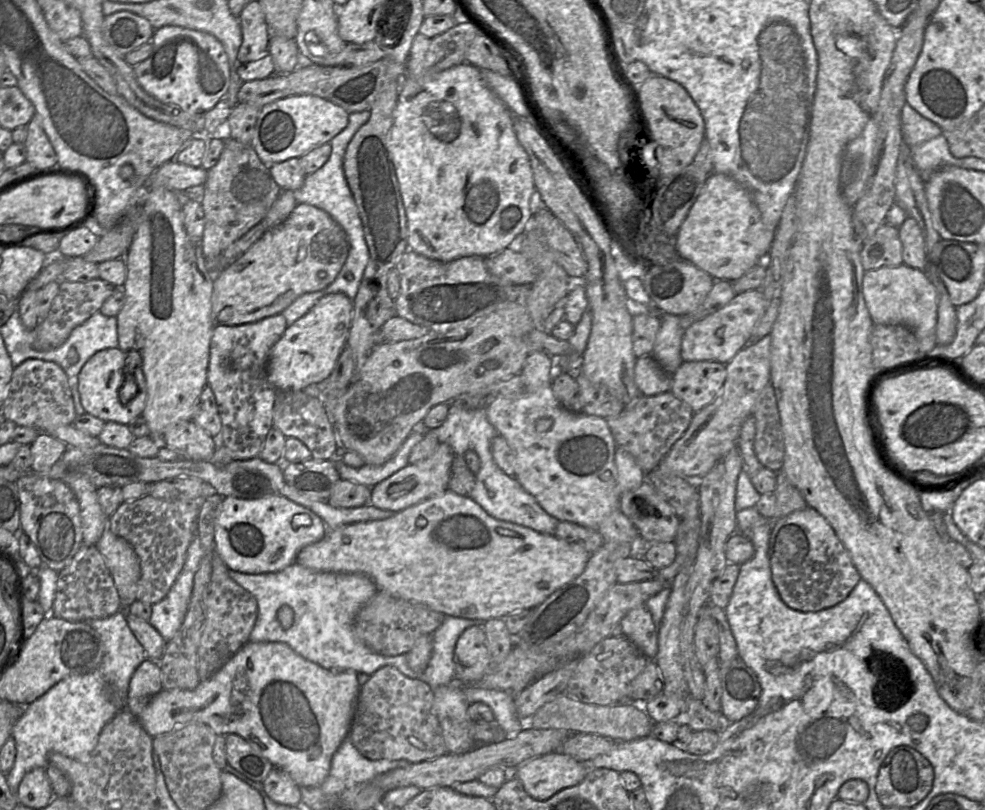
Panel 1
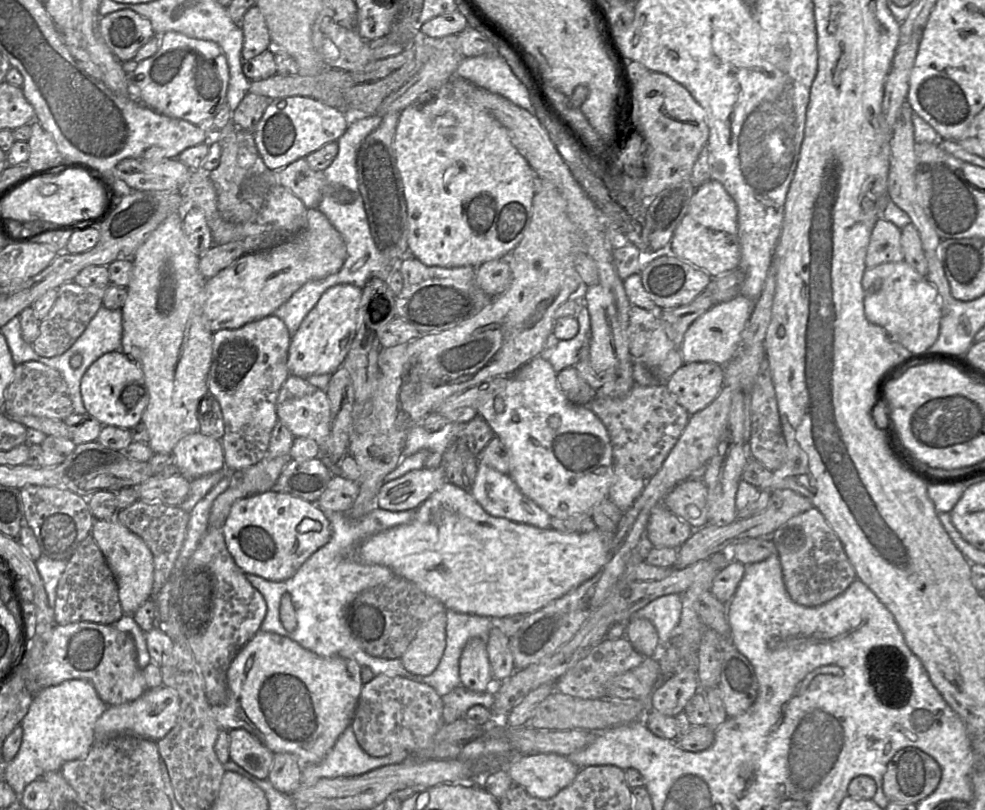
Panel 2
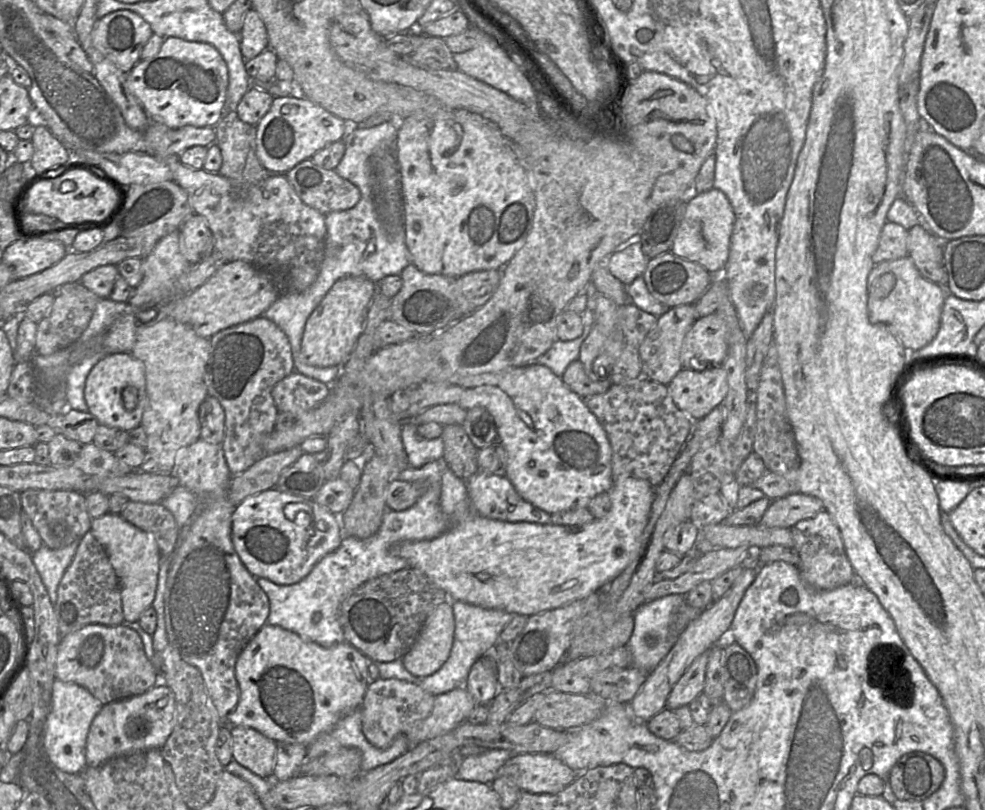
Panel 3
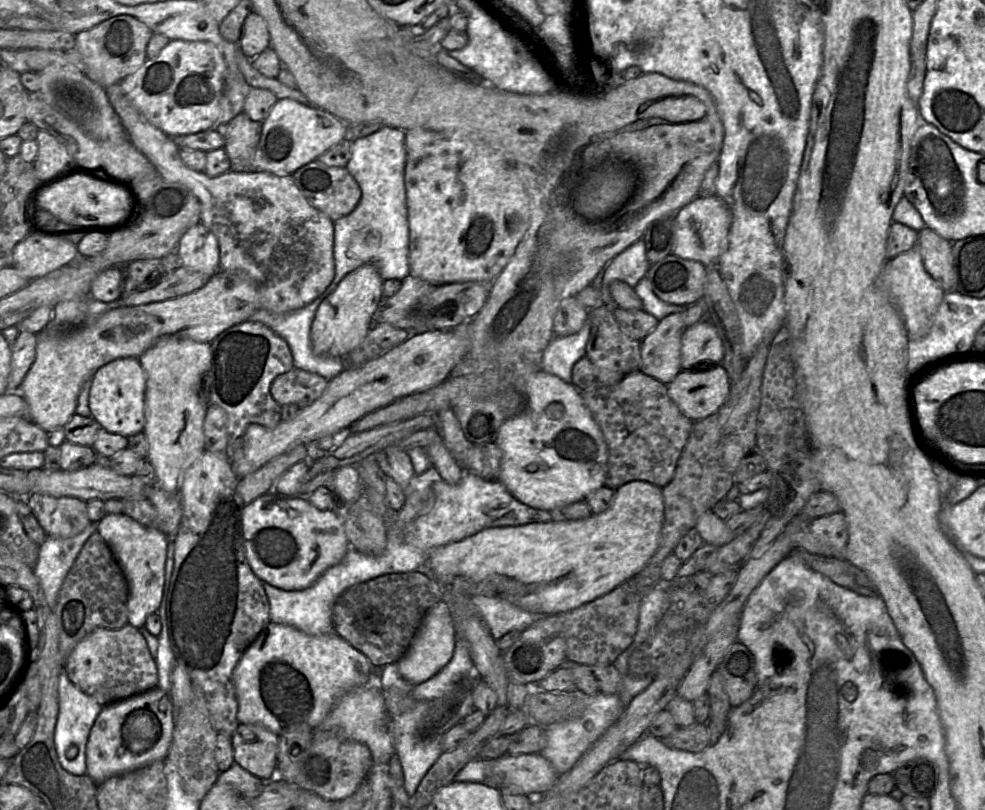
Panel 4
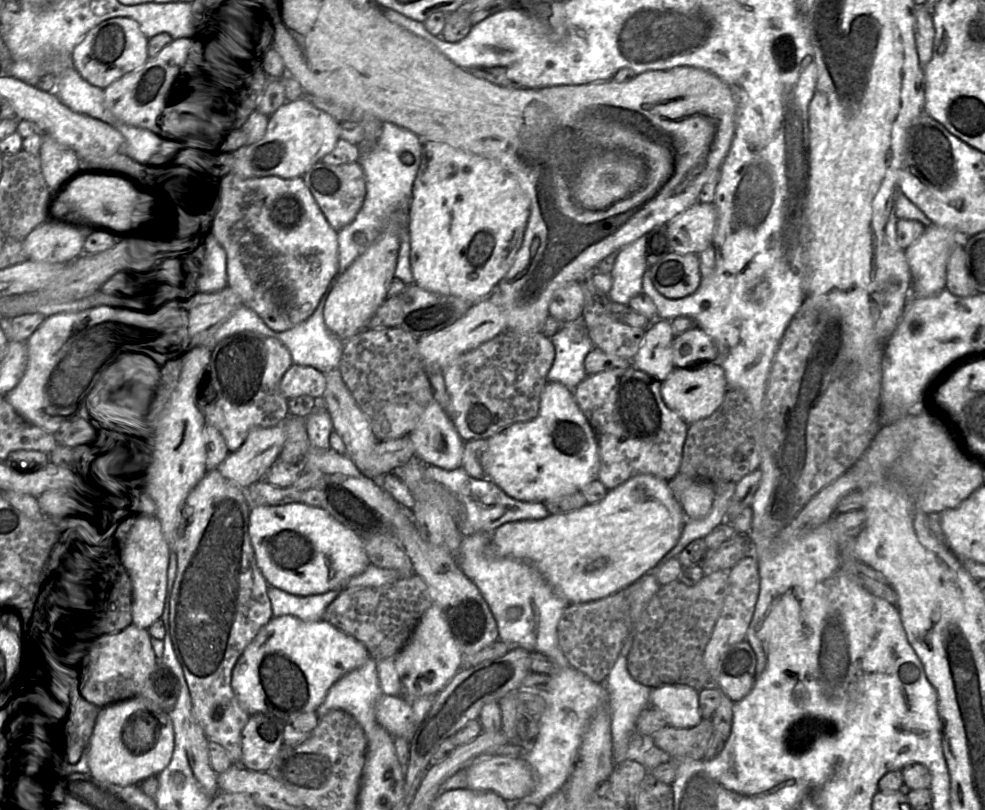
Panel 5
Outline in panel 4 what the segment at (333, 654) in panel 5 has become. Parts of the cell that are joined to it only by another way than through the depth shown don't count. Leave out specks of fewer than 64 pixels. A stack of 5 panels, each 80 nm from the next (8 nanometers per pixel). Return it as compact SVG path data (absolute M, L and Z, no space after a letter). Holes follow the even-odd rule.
M269 622L241 656L232 680L238 703L238 722L261 725L280 736L299 724L317 729L343 694L373 682L373 667L364 654L335 632L315 636L290 625Z

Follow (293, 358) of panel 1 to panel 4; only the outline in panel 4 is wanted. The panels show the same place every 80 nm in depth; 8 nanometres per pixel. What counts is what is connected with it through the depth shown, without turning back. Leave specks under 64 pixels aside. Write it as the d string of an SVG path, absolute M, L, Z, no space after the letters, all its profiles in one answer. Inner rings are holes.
M371 264L346 274L319 305L310 329L312 351L317 356L347 357L366 337L382 303L384 280Z

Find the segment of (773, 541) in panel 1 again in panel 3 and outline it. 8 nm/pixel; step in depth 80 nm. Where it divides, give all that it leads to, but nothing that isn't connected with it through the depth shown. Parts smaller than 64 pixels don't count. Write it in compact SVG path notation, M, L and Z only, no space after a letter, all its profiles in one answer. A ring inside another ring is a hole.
M825 510L812 518L798 522L793 528L794 549L799 555L799 571L805 582L817 590L832 590L854 579L854 569L846 555L840 530Z

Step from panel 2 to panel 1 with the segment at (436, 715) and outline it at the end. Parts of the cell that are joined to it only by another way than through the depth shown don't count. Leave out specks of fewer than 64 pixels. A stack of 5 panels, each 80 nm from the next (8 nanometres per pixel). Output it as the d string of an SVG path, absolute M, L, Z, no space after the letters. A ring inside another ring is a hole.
M393 666L381 667L359 690L349 732L353 745L371 760L419 763L447 754L433 700L433 689L427 683L408 678Z

